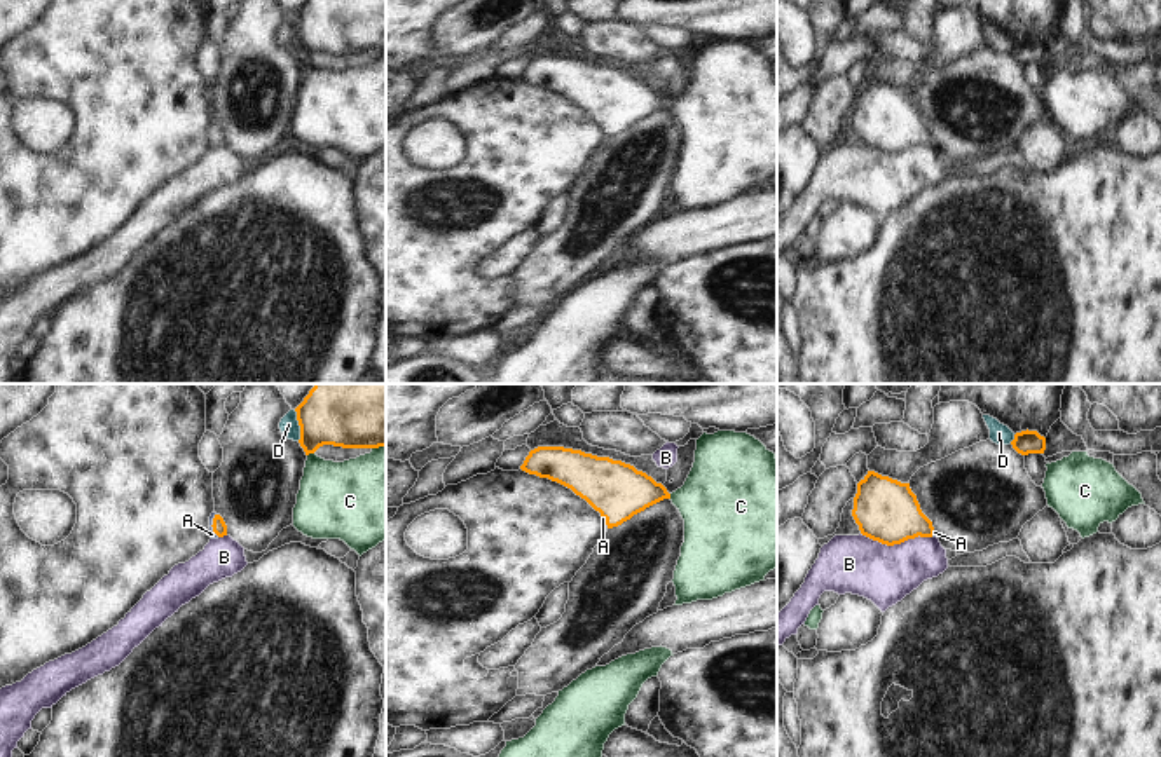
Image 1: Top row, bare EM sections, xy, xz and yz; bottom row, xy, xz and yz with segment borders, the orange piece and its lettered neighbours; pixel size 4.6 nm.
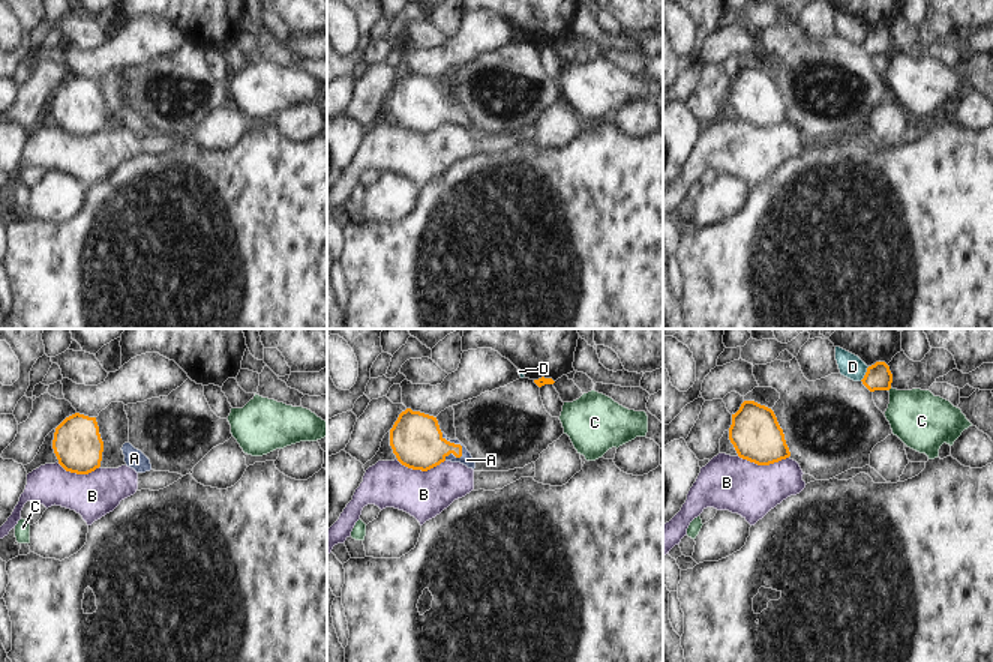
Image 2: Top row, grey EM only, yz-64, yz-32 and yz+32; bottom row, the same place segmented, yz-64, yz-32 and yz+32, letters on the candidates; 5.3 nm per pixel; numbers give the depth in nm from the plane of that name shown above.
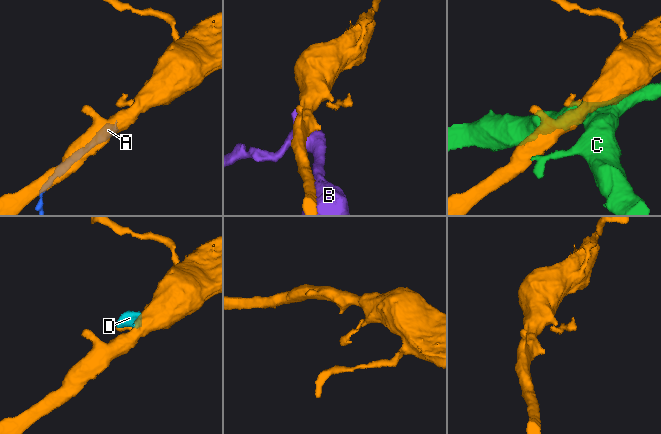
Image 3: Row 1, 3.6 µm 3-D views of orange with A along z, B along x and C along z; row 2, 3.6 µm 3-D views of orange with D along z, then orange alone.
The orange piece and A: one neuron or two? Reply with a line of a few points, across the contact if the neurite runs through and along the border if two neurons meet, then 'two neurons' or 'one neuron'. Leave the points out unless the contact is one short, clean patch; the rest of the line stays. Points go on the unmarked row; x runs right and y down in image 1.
line xy (219, 135), (212, 135), (212, 143); one neuron

